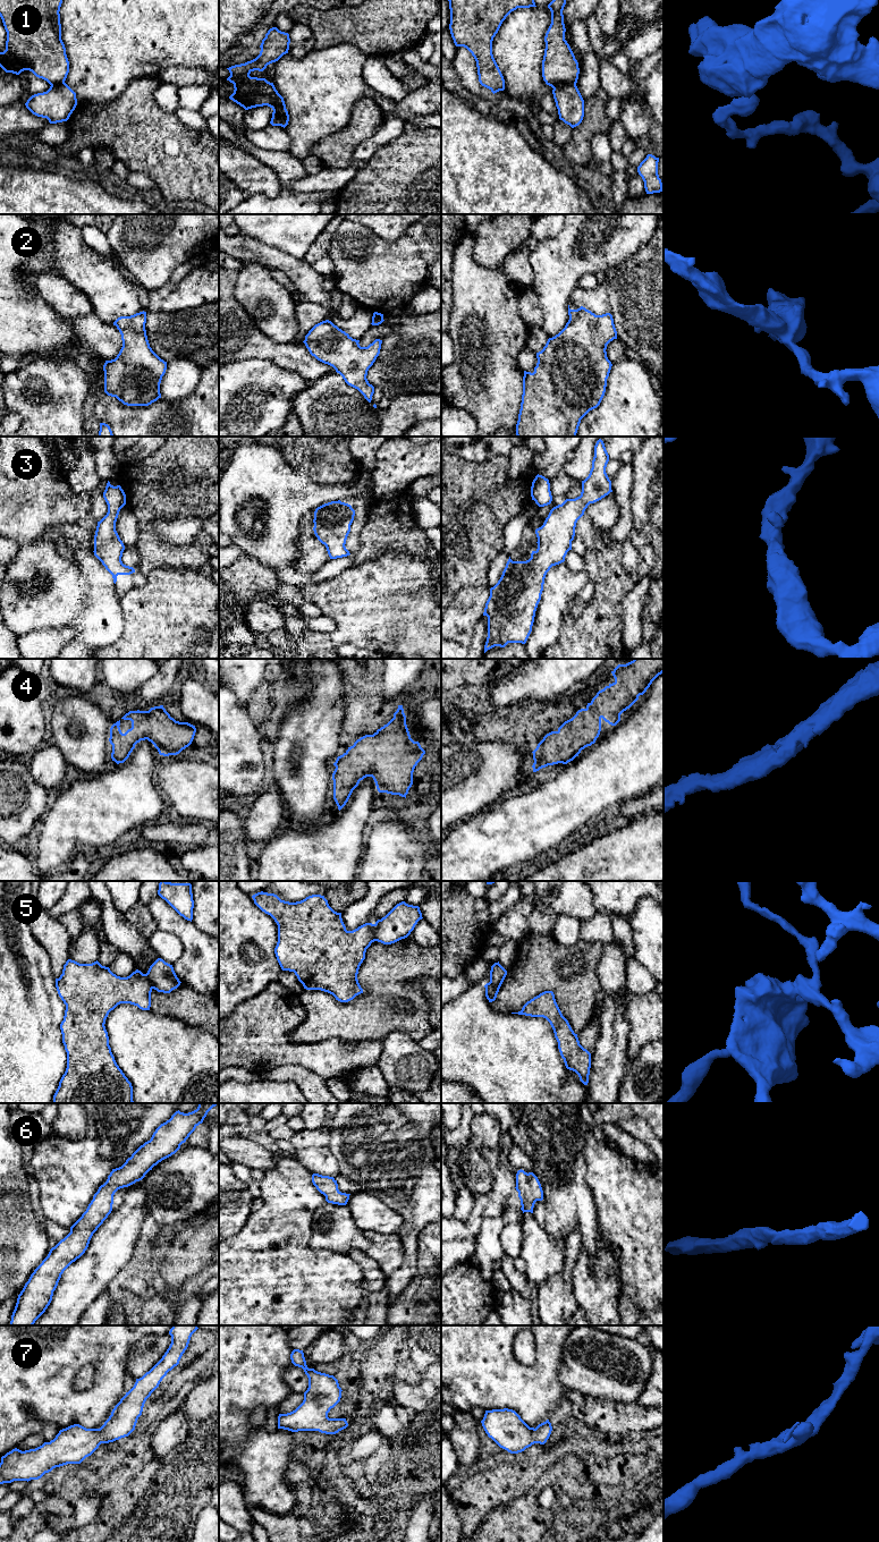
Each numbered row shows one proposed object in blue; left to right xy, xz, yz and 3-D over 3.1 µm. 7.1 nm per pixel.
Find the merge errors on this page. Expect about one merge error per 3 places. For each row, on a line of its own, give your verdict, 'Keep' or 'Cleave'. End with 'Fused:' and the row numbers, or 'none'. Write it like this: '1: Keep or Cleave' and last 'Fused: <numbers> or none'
1: Cleave
2: Keep
3: Keep
4: Keep
5: Cleave
6: Keep
7: Keep
Fused: 1, 5

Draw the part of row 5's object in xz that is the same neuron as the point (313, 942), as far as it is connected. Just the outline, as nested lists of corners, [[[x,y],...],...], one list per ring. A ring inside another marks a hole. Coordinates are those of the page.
[[[263,891],[252,898],[278,925],[274,954],[282,971],[294,972],[304,989],[328,992],[340,1002],[348,1002],[363,993],[357,974],[366,949],[375,941],[374,924],[365,923],[347,931],[341,913],[335,912],[321,895],[312,895],[296,903],[281,900],[277,895]]]

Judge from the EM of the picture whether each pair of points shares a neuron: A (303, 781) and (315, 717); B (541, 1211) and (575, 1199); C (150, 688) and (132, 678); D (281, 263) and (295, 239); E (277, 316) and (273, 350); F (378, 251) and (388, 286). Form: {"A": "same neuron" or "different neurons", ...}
{"A": "same neuron", "B": "different neurons", "C": "different neurons", "D": "different neurons", "E": "different neurons", "F": "same neuron"}

